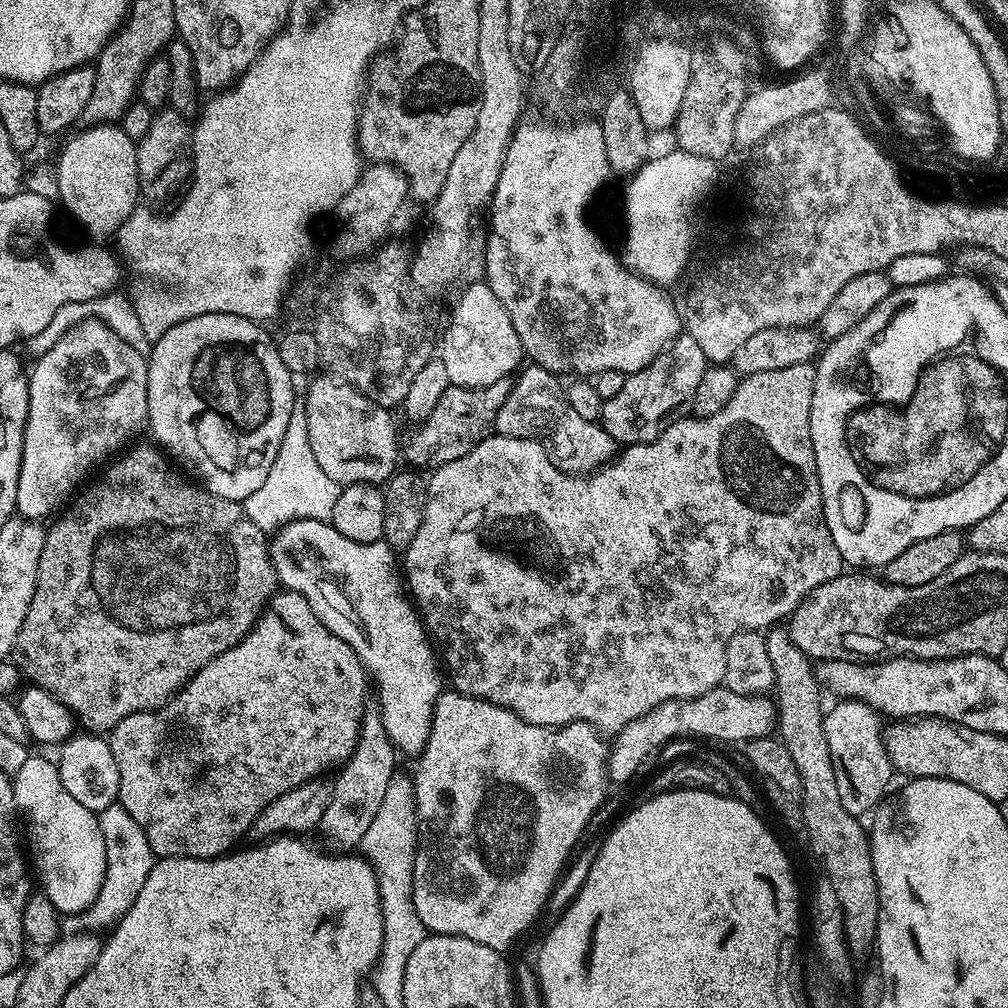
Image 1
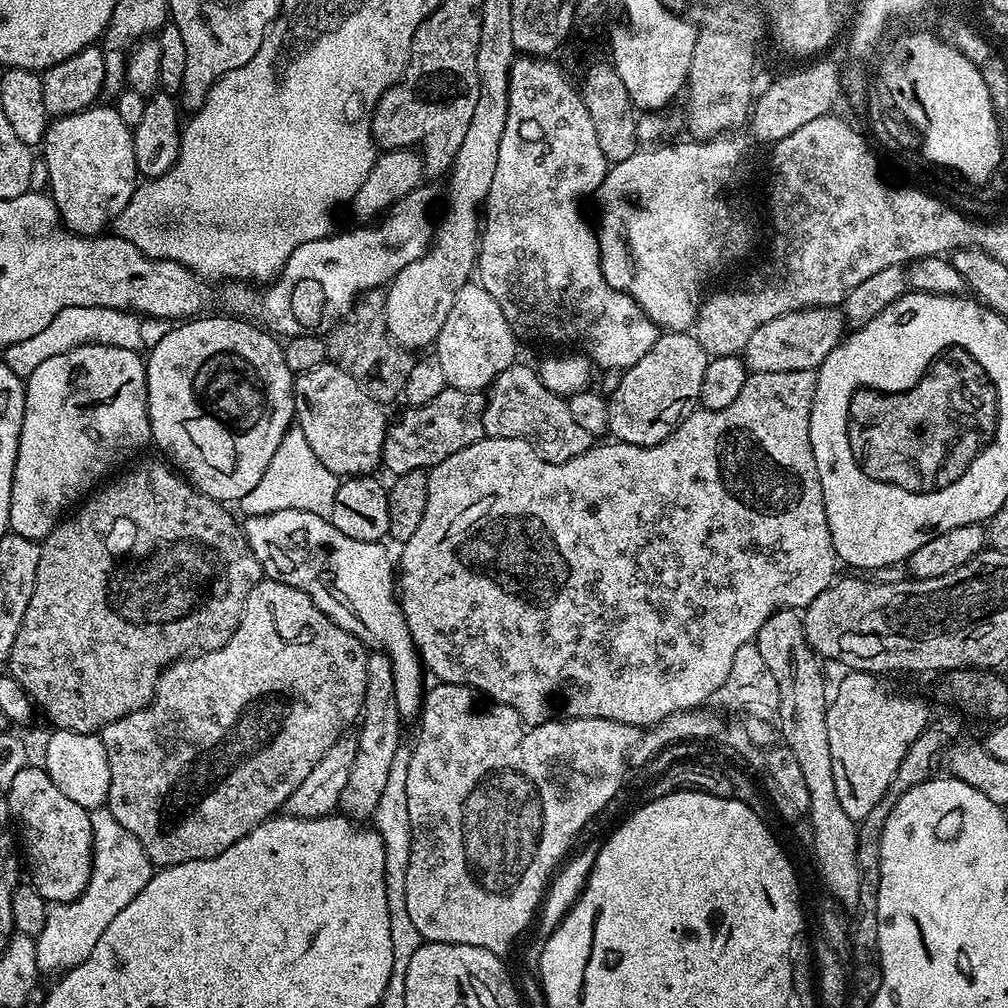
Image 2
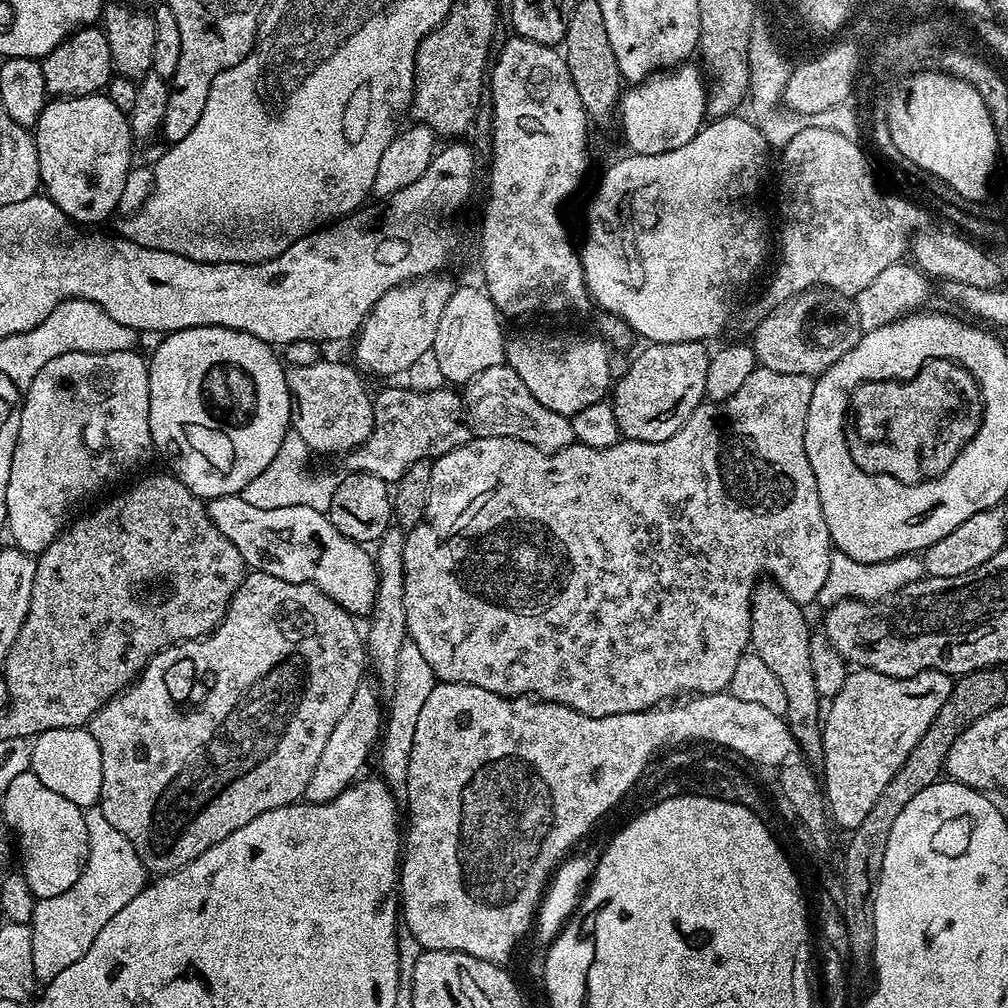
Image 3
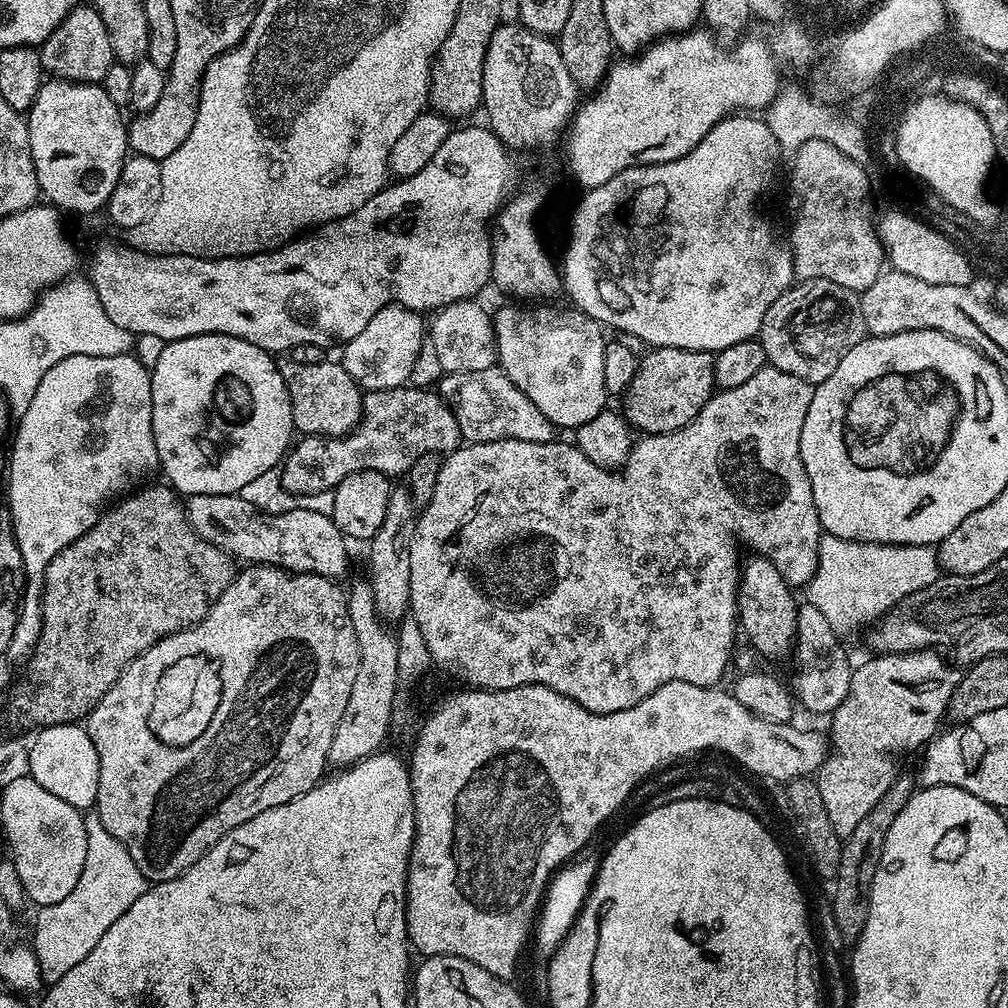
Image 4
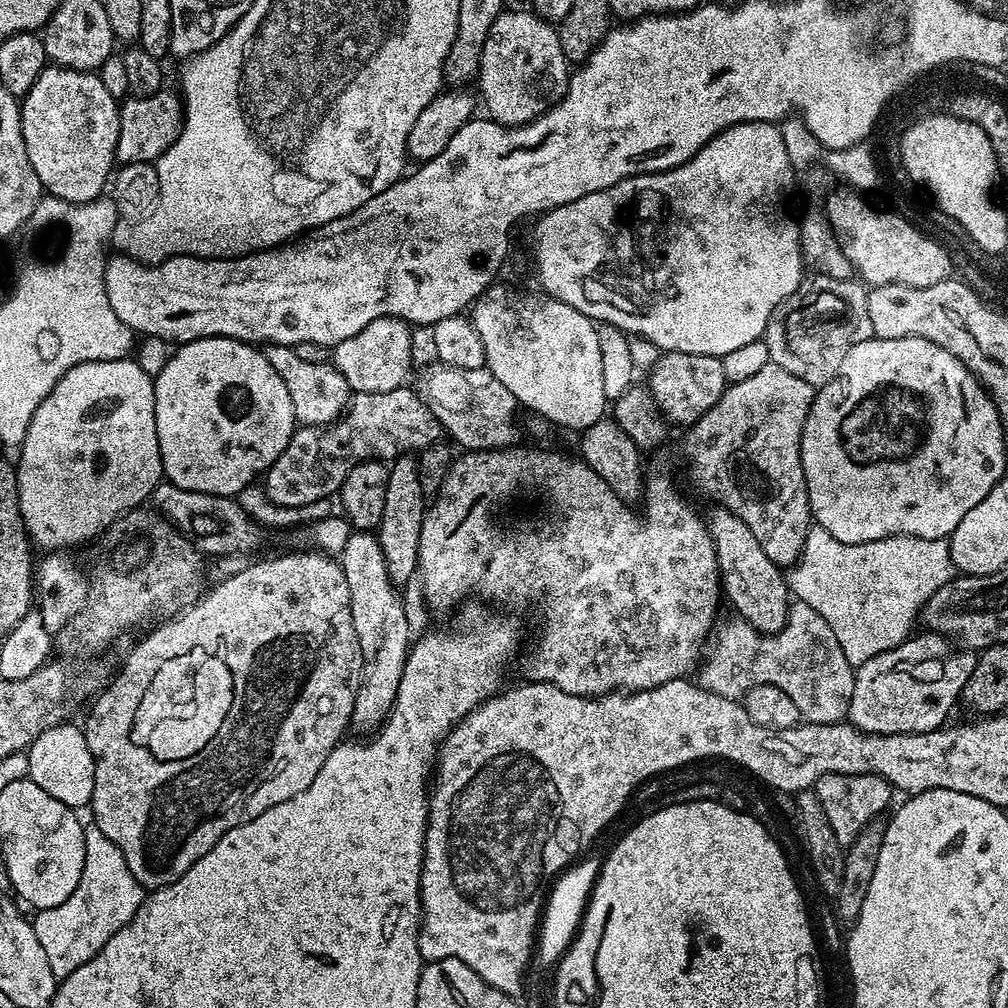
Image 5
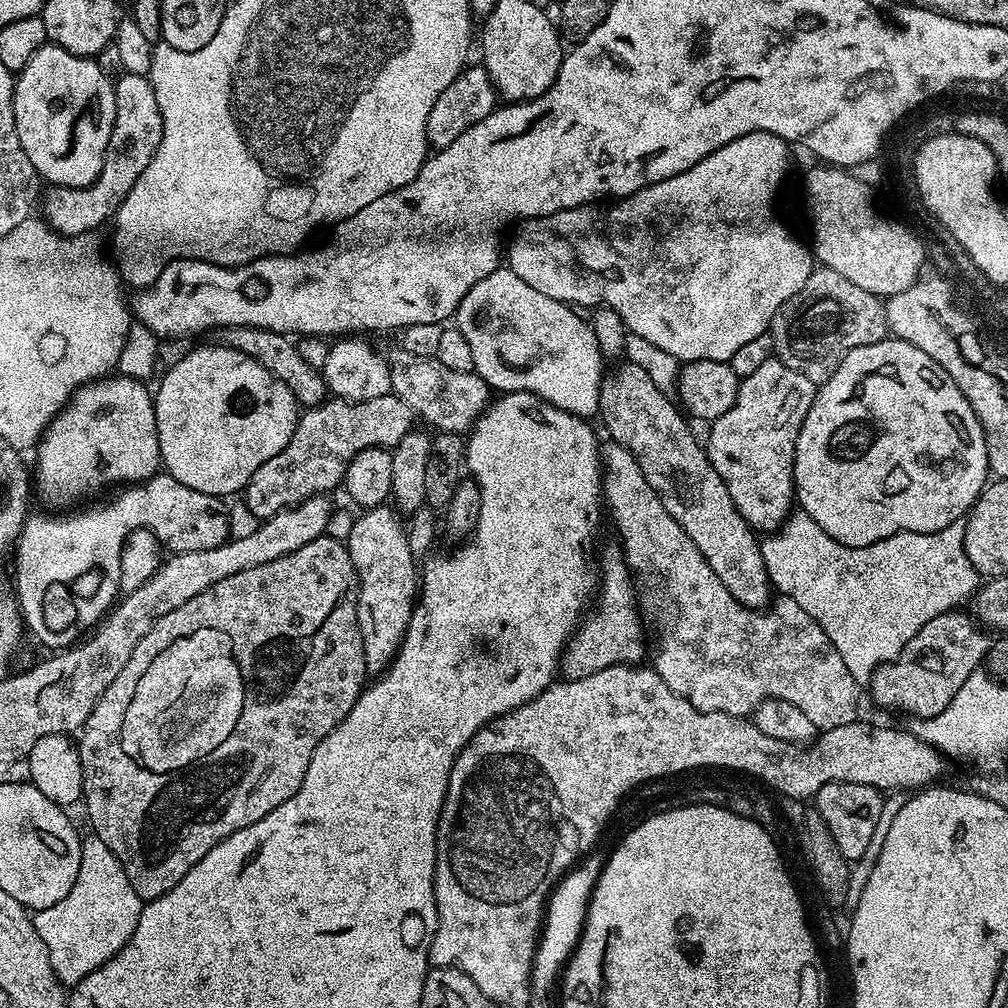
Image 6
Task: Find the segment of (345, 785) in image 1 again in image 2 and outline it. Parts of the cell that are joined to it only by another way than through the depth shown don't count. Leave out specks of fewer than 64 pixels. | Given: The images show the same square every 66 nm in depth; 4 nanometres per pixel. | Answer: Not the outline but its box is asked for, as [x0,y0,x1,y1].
[339,651,402,821]

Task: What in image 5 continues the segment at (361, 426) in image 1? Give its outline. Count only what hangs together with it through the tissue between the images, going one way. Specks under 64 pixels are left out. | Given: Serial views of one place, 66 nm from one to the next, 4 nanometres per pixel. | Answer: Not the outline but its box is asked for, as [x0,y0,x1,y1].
[262,344,354,428]

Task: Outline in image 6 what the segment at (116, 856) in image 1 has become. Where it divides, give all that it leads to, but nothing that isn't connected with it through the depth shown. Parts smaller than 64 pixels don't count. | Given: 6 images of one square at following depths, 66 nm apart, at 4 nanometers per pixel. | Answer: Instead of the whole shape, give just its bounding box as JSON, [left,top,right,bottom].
[32,834,145,986]

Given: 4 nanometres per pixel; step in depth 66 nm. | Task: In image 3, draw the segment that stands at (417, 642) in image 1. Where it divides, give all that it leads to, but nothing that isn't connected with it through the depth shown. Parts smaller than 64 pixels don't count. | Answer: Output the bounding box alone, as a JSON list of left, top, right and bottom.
[207,495,380,618]

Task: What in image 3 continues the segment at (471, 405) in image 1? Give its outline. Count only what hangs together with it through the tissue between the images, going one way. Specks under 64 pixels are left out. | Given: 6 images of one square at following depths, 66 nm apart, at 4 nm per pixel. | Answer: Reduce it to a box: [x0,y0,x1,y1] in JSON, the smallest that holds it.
[343,386,470,482]

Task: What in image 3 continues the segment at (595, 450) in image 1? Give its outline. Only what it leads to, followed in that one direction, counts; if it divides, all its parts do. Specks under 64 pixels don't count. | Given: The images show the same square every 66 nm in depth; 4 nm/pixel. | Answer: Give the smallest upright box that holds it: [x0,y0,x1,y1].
[466,363,576,452]

